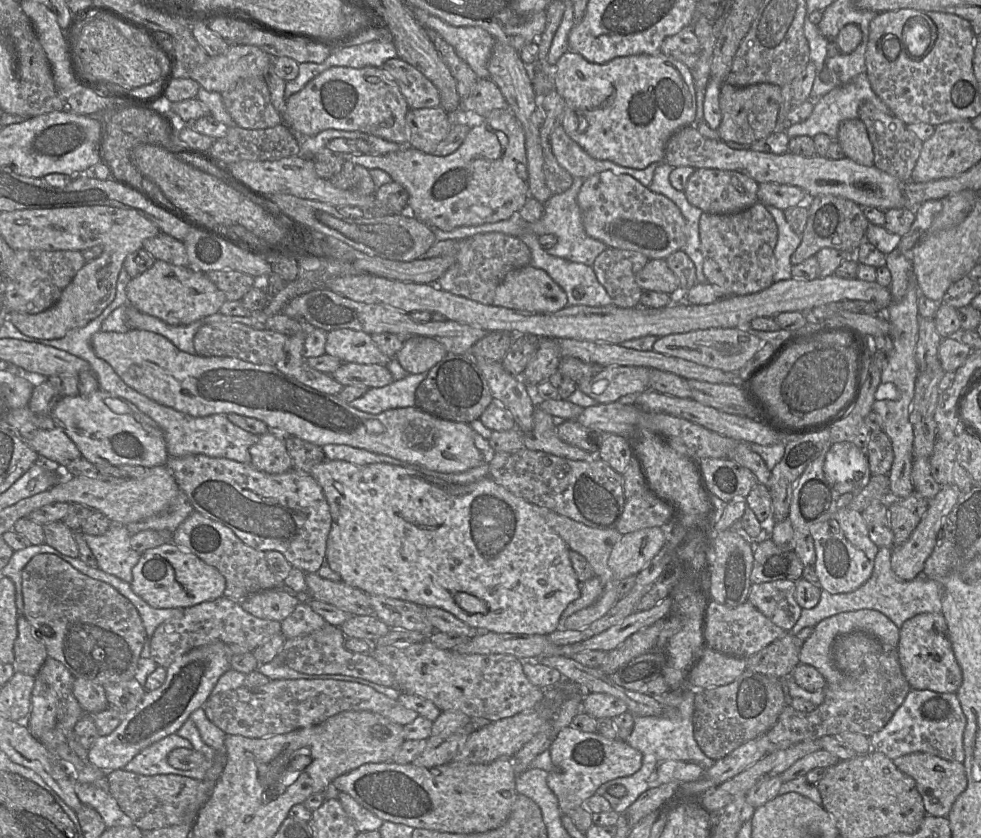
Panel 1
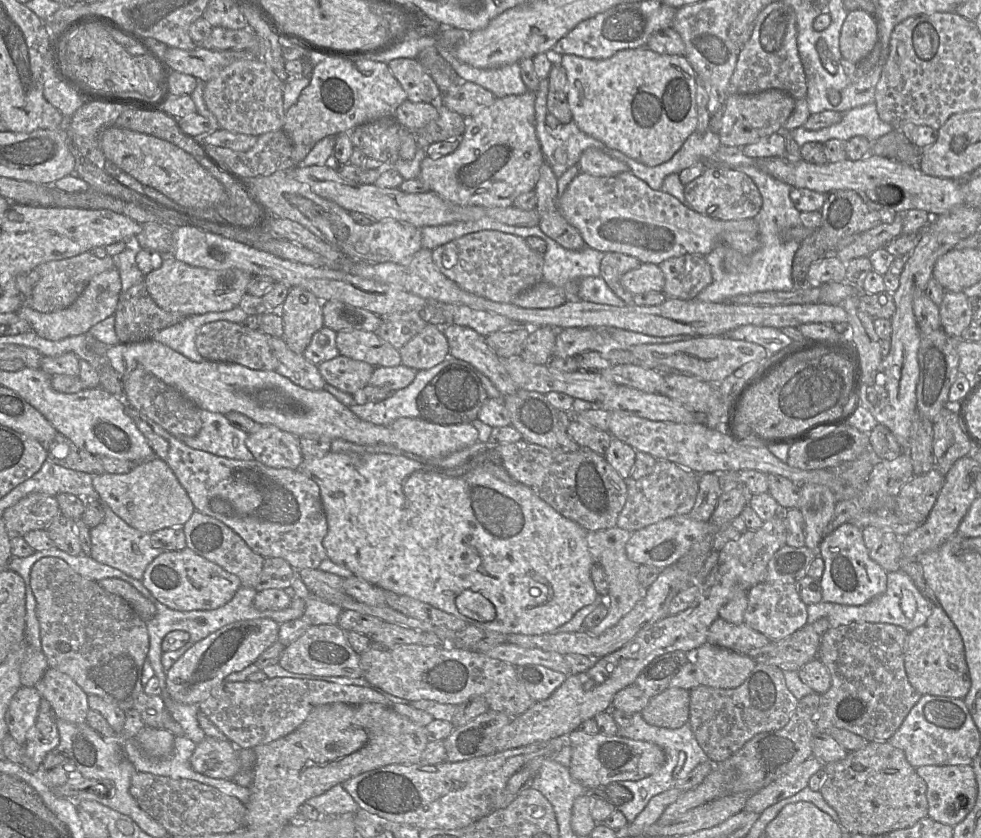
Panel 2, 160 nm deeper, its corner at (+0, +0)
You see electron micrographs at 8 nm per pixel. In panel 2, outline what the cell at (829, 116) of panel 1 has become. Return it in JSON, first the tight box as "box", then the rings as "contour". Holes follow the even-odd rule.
{"box":[791,103,893,147],"contour":[[[876,103],[856,107],[843,114],[840,122],[817,131],[799,127],[791,132],[791,136],[799,147],[808,142],[824,144],[830,139],[848,141],[855,136],[864,136],[871,142],[893,131],[893,126],[879,117]]]}

